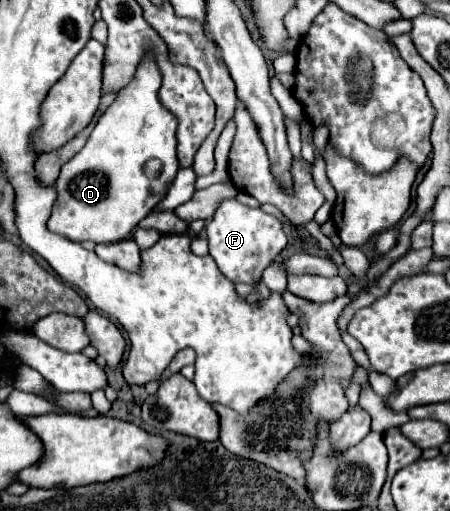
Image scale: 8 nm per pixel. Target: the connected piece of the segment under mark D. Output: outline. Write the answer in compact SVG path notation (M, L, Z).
M149 56L139 64L133 82L125 88L117 100L105 110L105 114L95 124L93 132L87 138L87 144L79 154L75 154L63 168L55 182L57 200L53 204L51 218L47 228L55 234L61 234L73 242L93 240L95 244L109 244L129 238L135 226L153 210L153 206L167 194L169 184L173 182L179 162L177 162L177 138L175 128L177 120L165 110L157 100L157 90L161 86L161 72Z

